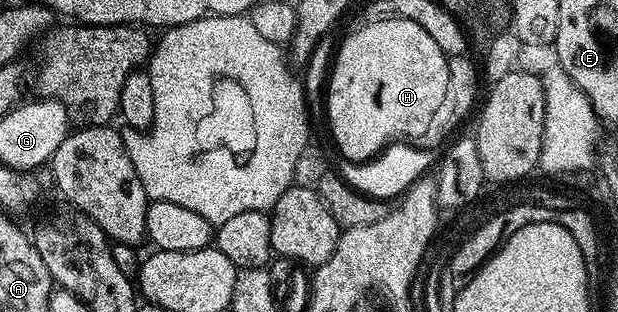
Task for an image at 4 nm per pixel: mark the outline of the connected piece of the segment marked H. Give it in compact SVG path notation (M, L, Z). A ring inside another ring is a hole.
M387 20L367 24L339 41L326 84L326 123L336 128L336 140L340 140L340 148L344 148L348 156L368 156L368 152L376 152L384 140L392 140L392 136L405 136L411 132L422 134L446 95L447 81L448 57L418 22Z

